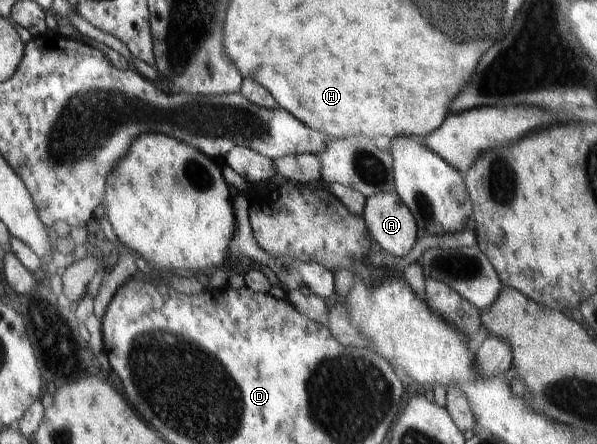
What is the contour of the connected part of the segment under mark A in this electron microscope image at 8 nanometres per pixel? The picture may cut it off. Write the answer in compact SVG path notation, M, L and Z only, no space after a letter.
M396 192L369 196L362 218L379 249L395 257L403 257L411 251L418 225Z

